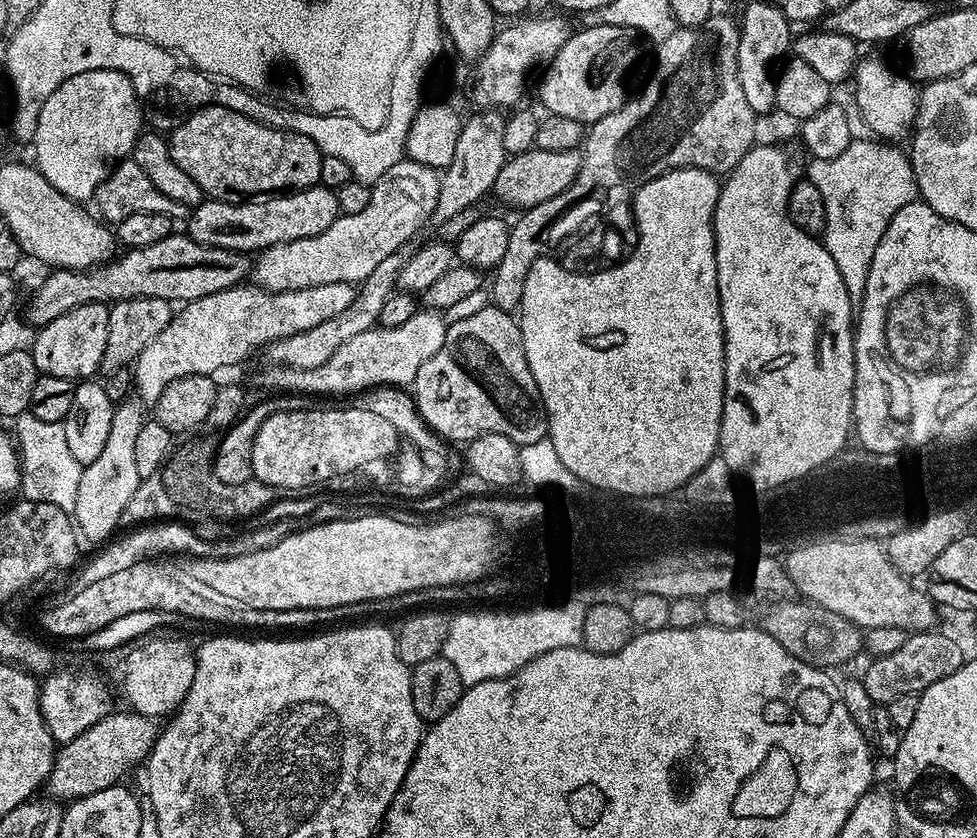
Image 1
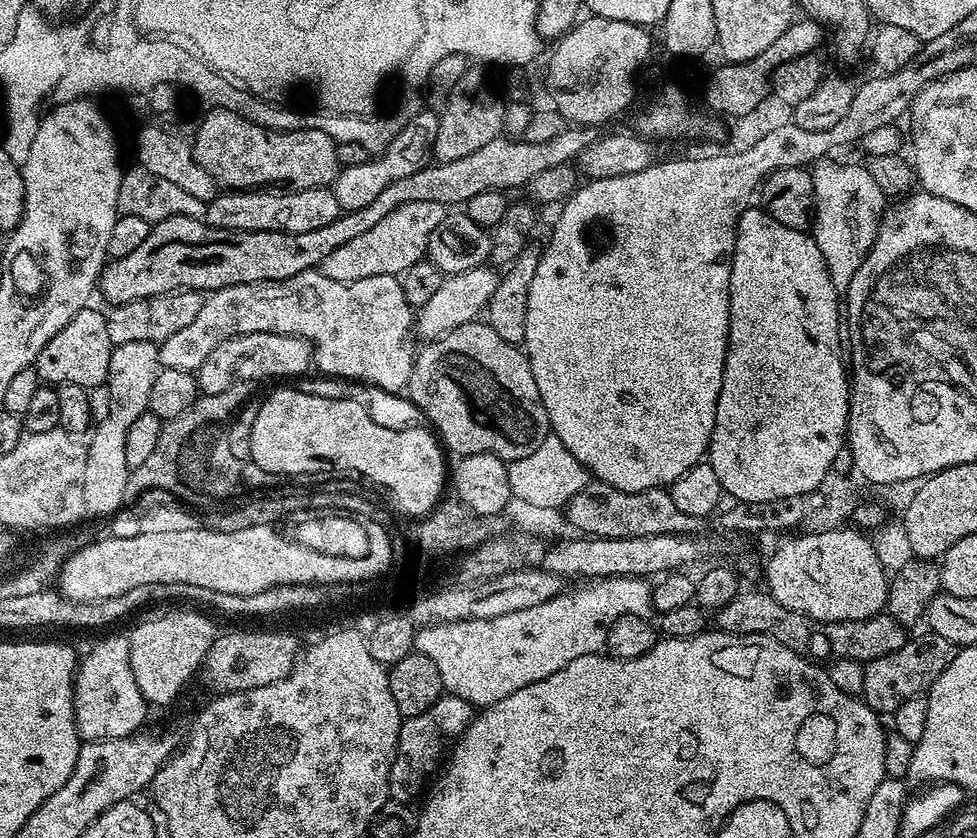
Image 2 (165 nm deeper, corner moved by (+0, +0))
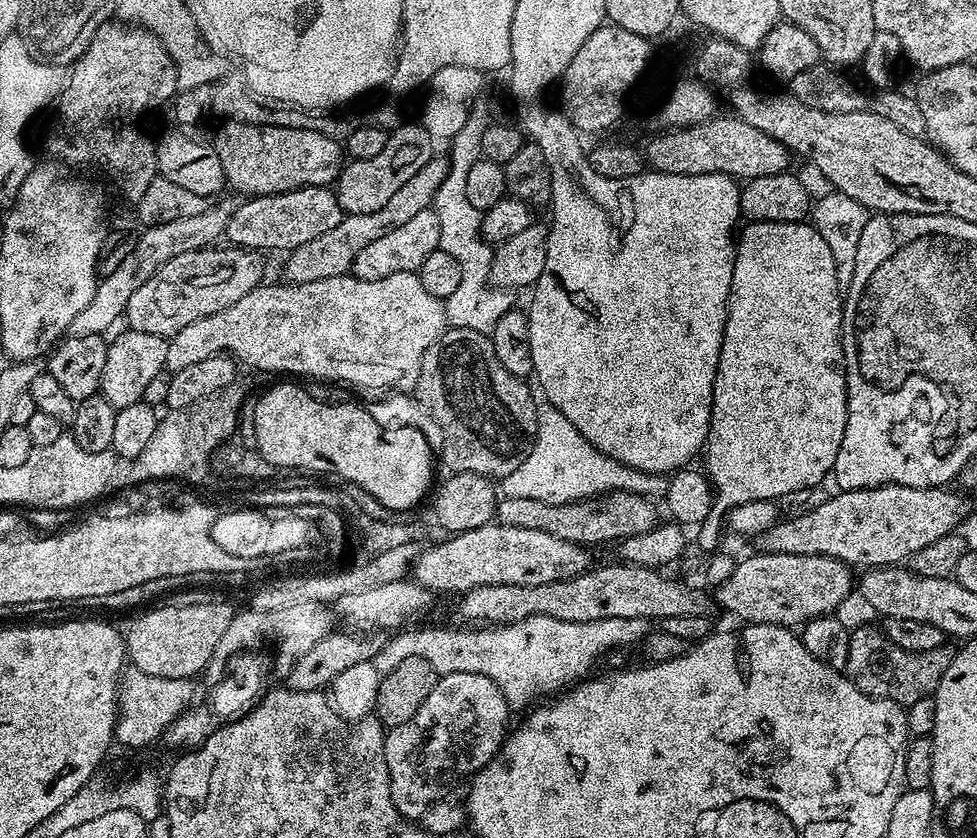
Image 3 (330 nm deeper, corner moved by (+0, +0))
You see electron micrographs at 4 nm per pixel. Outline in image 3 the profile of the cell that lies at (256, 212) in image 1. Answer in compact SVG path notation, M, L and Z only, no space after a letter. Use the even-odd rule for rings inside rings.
M331 187L295 188L289 192L279 192L273 196L253 196L237 203L232 217L225 226L223 235L229 245L238 248L265 250L277 248L281 254L302 246L306 242L314 242L318 234L326 234L326 230L334 230L338 222L346 215L340 208L335 191Z

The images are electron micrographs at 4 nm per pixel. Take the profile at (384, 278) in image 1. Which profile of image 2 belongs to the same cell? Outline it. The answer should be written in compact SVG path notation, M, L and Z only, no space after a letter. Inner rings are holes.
M273 332L236 335L227 338L210 352L197 371L197 385L205 394L218 394L246 381L258 384L266 378L305 375L313 362L314 346L303 336L280 335Z

